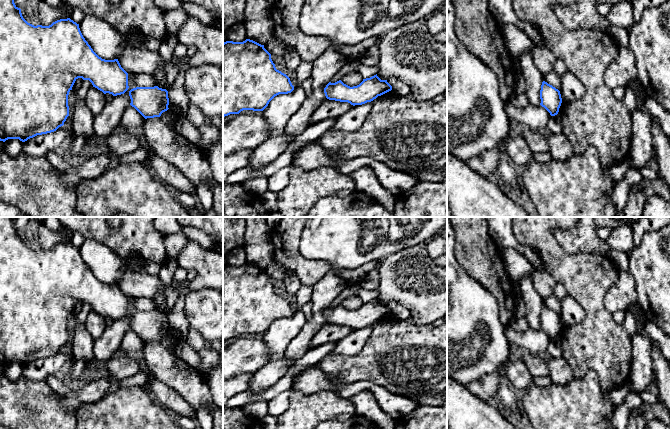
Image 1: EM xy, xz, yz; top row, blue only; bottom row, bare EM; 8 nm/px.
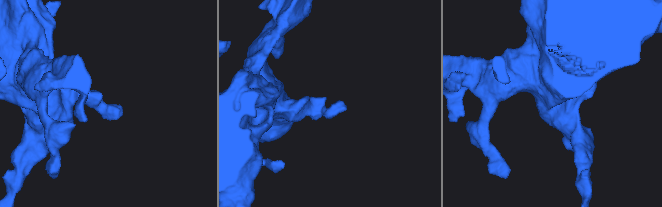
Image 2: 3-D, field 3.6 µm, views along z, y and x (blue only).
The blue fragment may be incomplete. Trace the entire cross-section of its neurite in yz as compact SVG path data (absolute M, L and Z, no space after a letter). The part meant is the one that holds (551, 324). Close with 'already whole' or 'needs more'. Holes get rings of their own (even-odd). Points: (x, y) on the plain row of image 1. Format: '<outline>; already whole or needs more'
M543 305L540 314L540 329L544 331L551 340L555 340L559 336L562 327L560 315Z; already whole

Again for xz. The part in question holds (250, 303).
M250 263L223 267L223 341L243 334L263 335L275 320L293 314L290 302L276 293L264 269Z; already whole

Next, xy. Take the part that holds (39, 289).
M0 217L0 365L19 363L25 366L63 350L69 340L68 319L78 302L89 304L104 318L117 320L128 314L128 297L118 283L99 281L83 261L79 248L67 242L49 250L34 250L23 242L21 233L14 227L14 219Z; already whole

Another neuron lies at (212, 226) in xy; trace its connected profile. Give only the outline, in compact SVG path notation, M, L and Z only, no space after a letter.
M176 217L181 226L202 230L211 240L223 247L223 217Z

